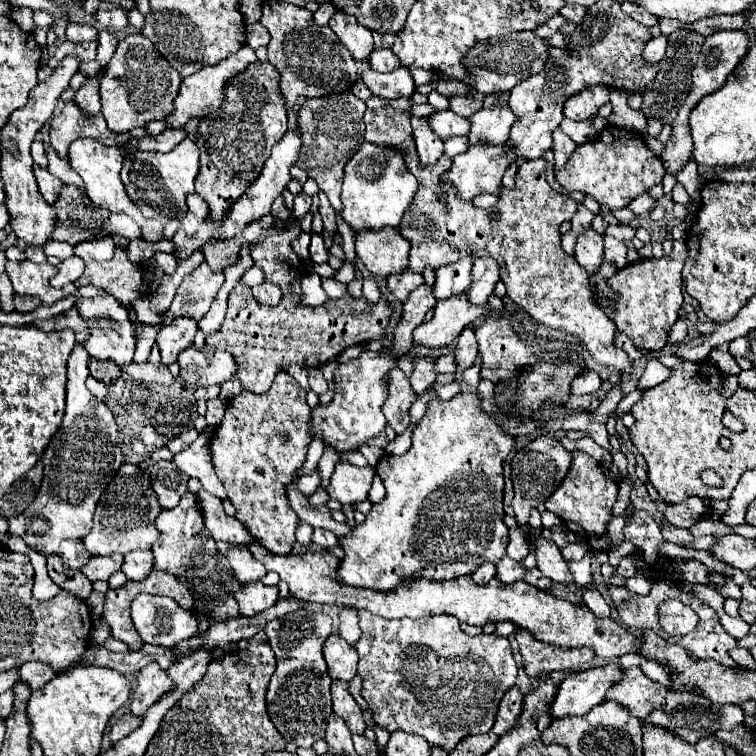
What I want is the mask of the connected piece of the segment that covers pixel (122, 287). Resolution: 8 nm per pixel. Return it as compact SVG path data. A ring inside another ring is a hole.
M117 248L115 256L107 262L89 262L85 266L85 272L75 282L75 286L101 286L107 292L113 292L113 296L125 304L129 304L135 298L141 298L139 286L143 282L143 270L141 266L135 266L129 262L127 252Z

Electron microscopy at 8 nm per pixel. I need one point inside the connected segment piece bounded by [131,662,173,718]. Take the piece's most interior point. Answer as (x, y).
(152, 682)

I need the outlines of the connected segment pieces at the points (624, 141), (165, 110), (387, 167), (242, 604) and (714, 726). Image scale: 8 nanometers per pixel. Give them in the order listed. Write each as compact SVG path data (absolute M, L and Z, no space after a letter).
M623 128L603 130L601 136L599 136L599 140L593 140L593 142L587 142L583 146L577 146L575 152L573 152L573 156L567 160L567 164L561 170L555 172L555 180L557 180L559 186L563 186L569 192L591 194L601 206L605 204L609 210L625 208L635 196L647 192L655 184L661 184L663 176L665 176L665 170L663 170L661 160L645 146L645 142L637 134L627 132Z
M143 34L127 36L125 40L117 44L117 54L111 58L111 62L107 64L107 72L101 78L101 104L103 104L101 112L107 120L109 130L115 134L121 134L121 132L129 132L131 128L145 126L147 122L167 118L173 112L173 100L179 92L179 84L181 84L179 72L171 68L171 64L155 50L149 38L145 38Z
M363 144L345 166L345 178L341 188L341 218L351 226L351 230L381 230L397 228L403 212L417 192L417 180L403 164L403 156L393 148Z
M261 582L241 584L235 600L239 604L239 616L255 616L277 602L277 586L265 586Z
M669 692L665 696L665 706L653 710L641 724L643 726L659 726L667 732L673 732L673 736L679 736L687 744L695 744L697 740L715 734L717 730L733 730L737 724L743 724L743 710L739 706L731 704L713 704L711 700L705 700L703 696L693 696L685 692Z

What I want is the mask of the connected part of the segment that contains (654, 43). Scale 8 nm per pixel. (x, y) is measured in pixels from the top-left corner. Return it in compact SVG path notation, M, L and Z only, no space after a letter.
M657 36L657 38L653 38L653 40L649 40L649 44L645 46L645 60L649 62L649 64L655 64L655 62L661 62L663 60L663 56L665 56L665 50L667 50L667 36Z

